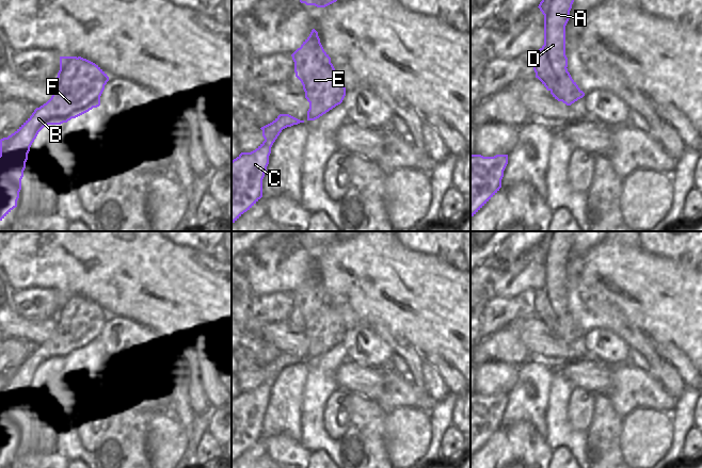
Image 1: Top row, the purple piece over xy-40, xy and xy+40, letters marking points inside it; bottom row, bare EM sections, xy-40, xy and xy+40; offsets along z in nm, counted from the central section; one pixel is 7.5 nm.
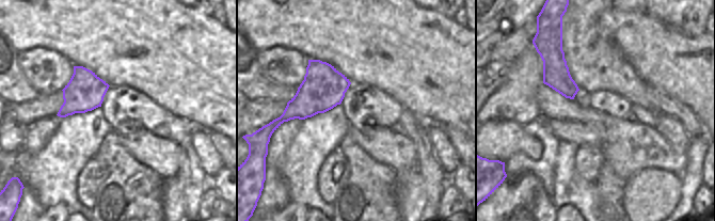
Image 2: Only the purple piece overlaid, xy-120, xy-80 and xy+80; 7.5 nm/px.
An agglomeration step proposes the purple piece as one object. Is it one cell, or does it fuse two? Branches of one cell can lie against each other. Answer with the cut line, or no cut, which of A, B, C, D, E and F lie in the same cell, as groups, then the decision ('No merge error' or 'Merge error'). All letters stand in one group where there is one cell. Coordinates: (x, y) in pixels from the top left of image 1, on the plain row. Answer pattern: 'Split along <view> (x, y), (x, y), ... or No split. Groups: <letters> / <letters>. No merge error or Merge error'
Split along xy+40 (535, 293), (545, 292), (552, 299), (555, 309), (551, 319). Groups: A D / B C E F. Merge error.

